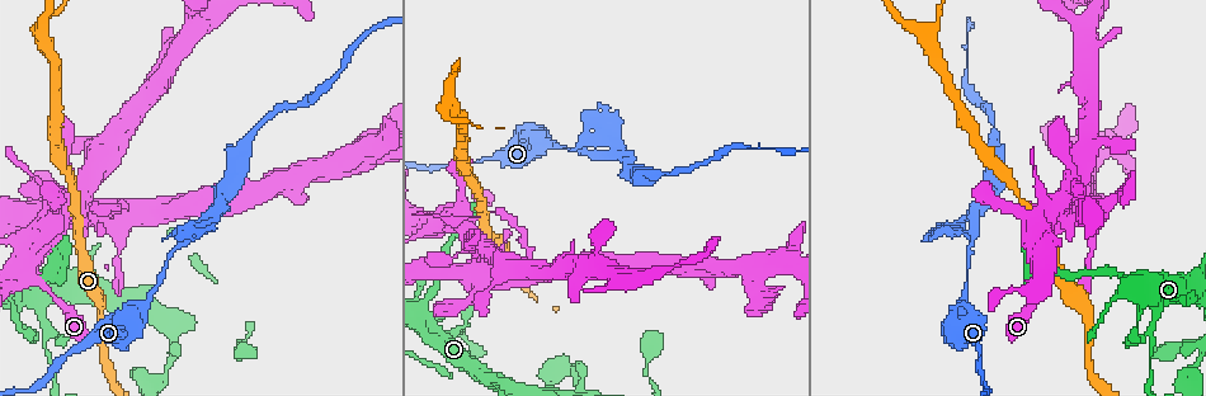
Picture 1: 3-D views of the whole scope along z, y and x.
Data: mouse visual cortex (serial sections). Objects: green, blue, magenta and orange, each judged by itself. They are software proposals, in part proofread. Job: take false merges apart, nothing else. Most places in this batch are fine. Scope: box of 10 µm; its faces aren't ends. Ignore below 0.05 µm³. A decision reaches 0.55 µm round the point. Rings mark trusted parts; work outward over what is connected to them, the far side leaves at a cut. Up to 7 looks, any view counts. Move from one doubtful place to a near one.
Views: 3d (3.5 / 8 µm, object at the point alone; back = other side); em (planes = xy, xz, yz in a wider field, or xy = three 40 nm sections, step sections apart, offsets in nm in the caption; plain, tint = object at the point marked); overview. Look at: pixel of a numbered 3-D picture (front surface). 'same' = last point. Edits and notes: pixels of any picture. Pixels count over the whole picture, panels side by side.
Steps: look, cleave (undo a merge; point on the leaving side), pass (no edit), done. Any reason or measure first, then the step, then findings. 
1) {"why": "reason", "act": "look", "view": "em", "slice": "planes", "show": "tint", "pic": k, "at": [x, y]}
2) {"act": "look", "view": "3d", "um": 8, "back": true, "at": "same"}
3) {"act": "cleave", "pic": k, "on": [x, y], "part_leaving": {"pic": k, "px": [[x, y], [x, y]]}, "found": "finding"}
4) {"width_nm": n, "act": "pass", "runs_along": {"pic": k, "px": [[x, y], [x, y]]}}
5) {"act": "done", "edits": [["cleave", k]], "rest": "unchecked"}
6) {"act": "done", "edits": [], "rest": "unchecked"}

{"why": "calibre changes", "act": "look", "view": "3d", "um": 3.5, "pic": 1, "at": [101, 313]}

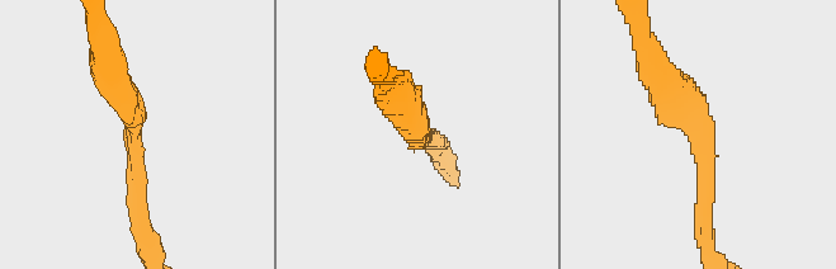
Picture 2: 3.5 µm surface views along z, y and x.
{"arm_widths_nm": [200, 400], "why": "now the EM", "act": "look", "view": "em", "slice": "xy", "step": 2, "show": "tint", "pic": 2, "at": [706, 133]}

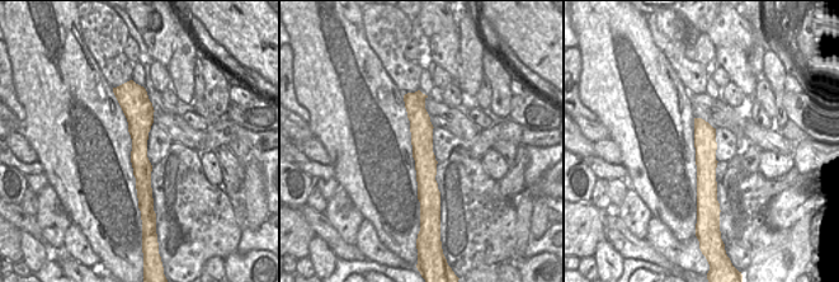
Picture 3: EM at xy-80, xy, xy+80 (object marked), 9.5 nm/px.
{"act": "look", "view": "em", "slice": "planes", "show": "tint", "at": "same"}

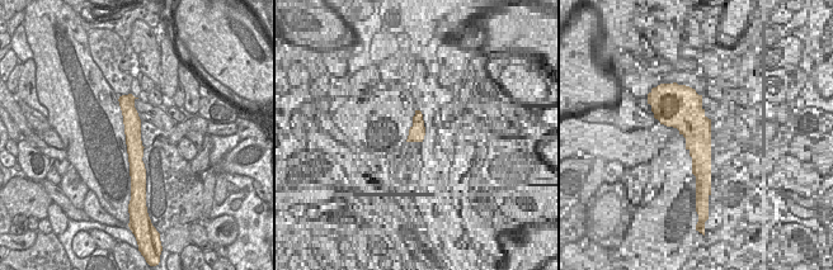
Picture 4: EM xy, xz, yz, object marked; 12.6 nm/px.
{"act": "pass", "runs_along": {"pic": 4, "px": [[125, 98], [132, 122], [136, 173]]}, "found": "continuous, no second cell"}

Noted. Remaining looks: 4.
{"why": "sudden change in width", "act": "look", "view": "3d", "um": 3.5, "pic": 1, "at": [91, 218]}

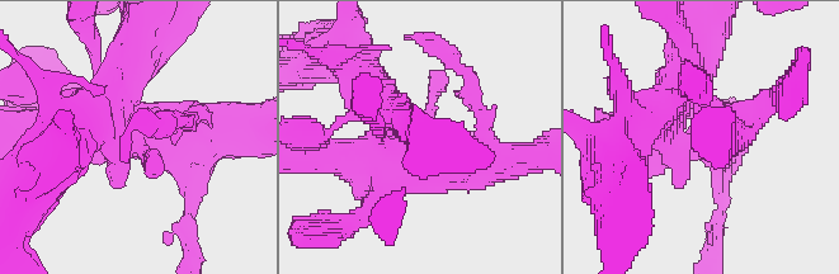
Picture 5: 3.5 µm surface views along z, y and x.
{"act": "look", "view": "em", "slice": "xy", "step": 2, "show": "tint", "at": "same"}

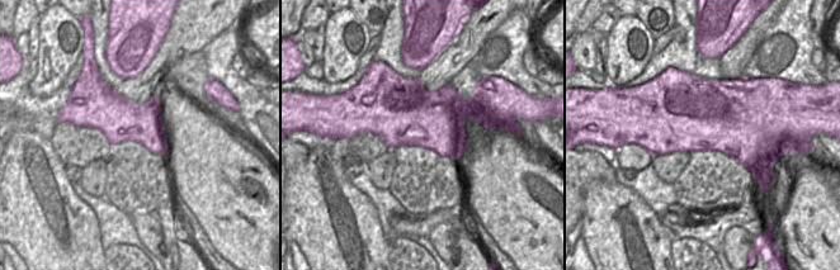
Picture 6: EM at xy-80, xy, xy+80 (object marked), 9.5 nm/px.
{"why": "cut it another way", "act": "look", "view": "em", "slice": "planes", "show": "tint", "at": "same"}

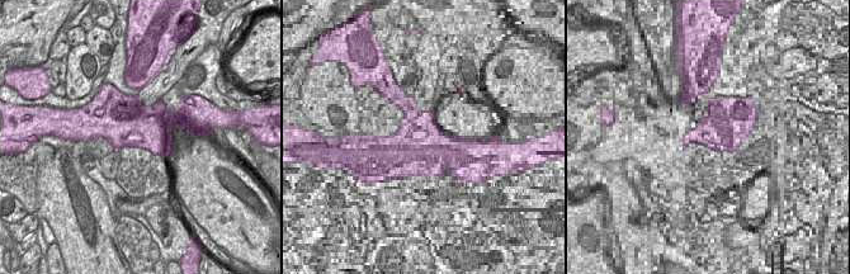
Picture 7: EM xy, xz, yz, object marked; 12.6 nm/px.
{"width_nm": 600, "act": "pass", "runs_along": {"pic": 5, "px": [[369, 84], [428, 163], [494, 163]]}, "found": "one cell here"}

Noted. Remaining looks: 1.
{"act": "done", "edits": [], "rest": "unchecked"}

